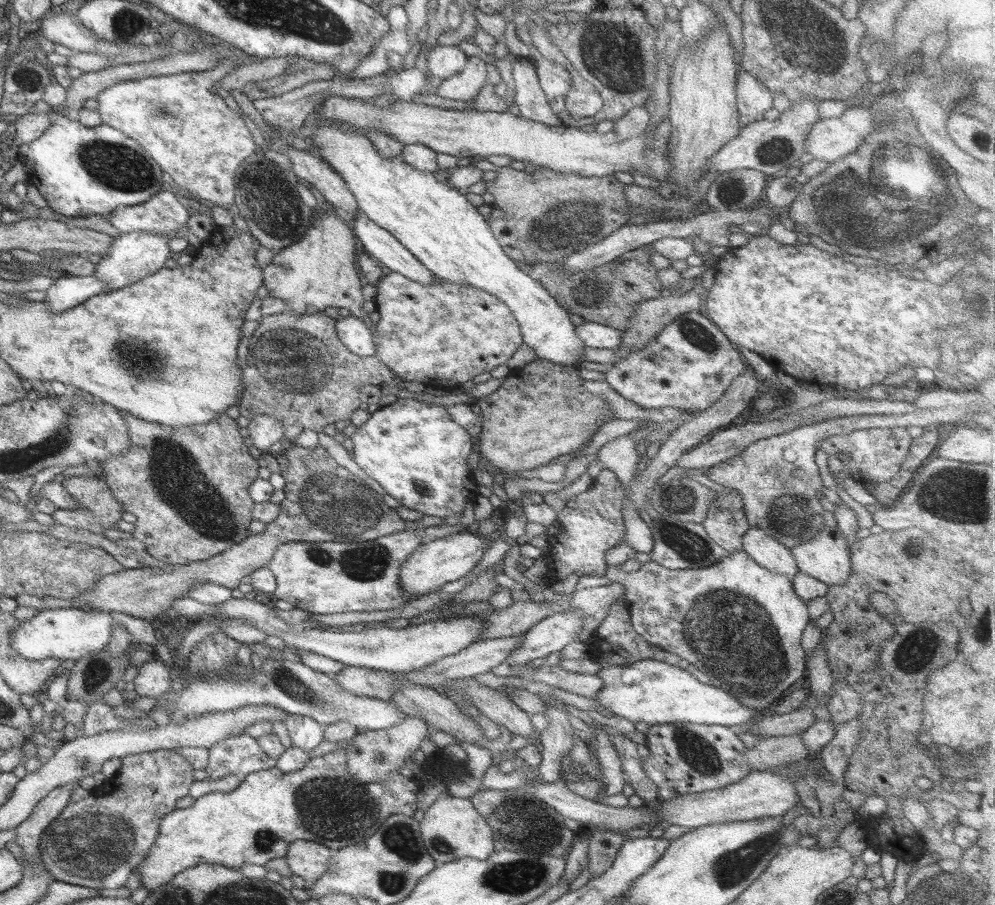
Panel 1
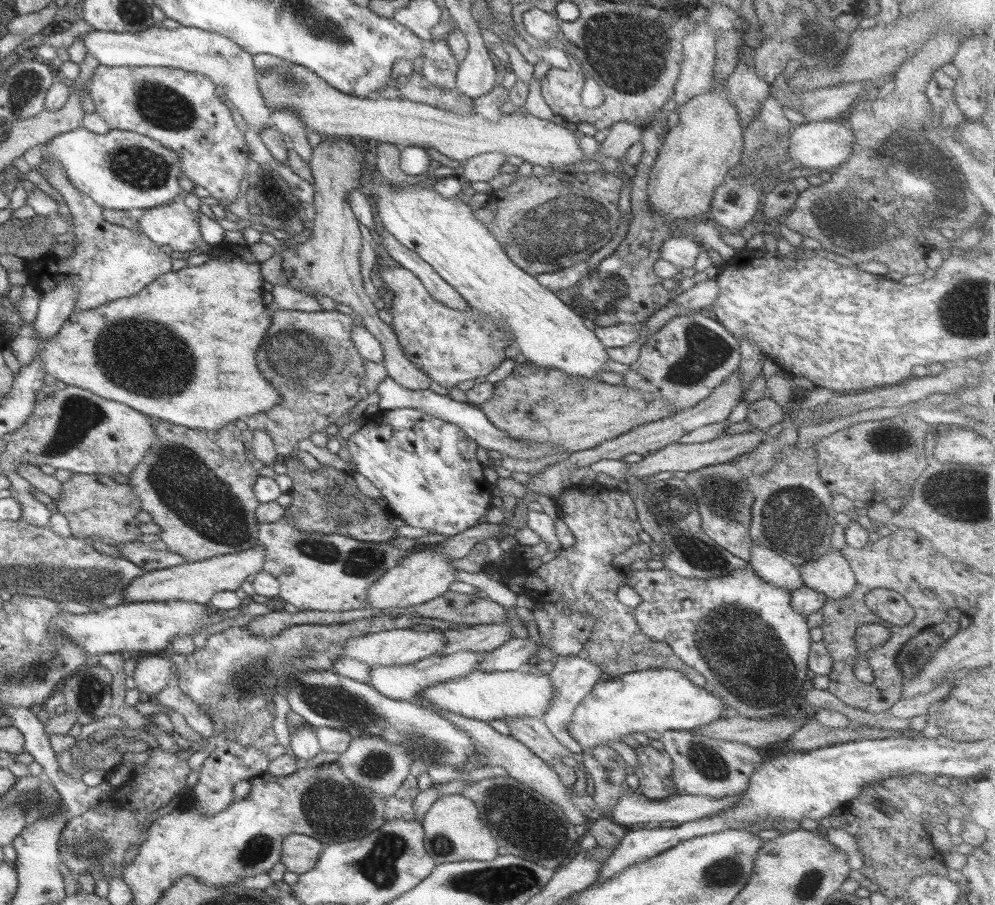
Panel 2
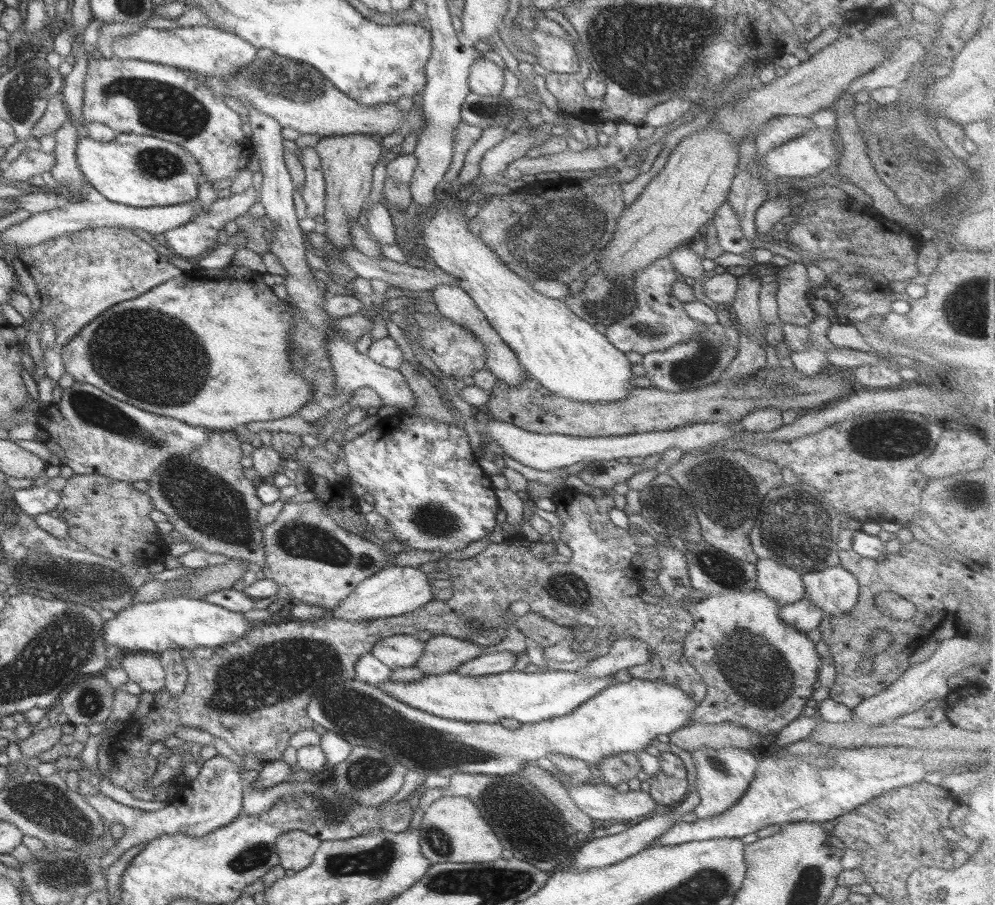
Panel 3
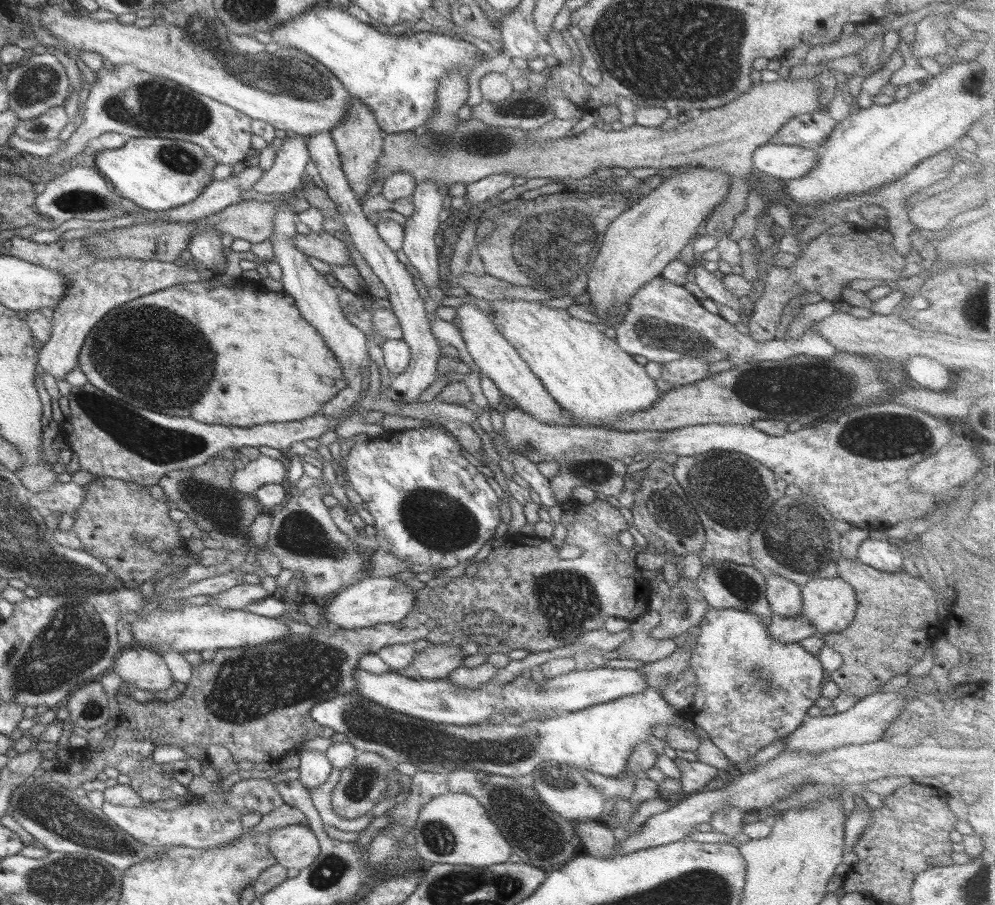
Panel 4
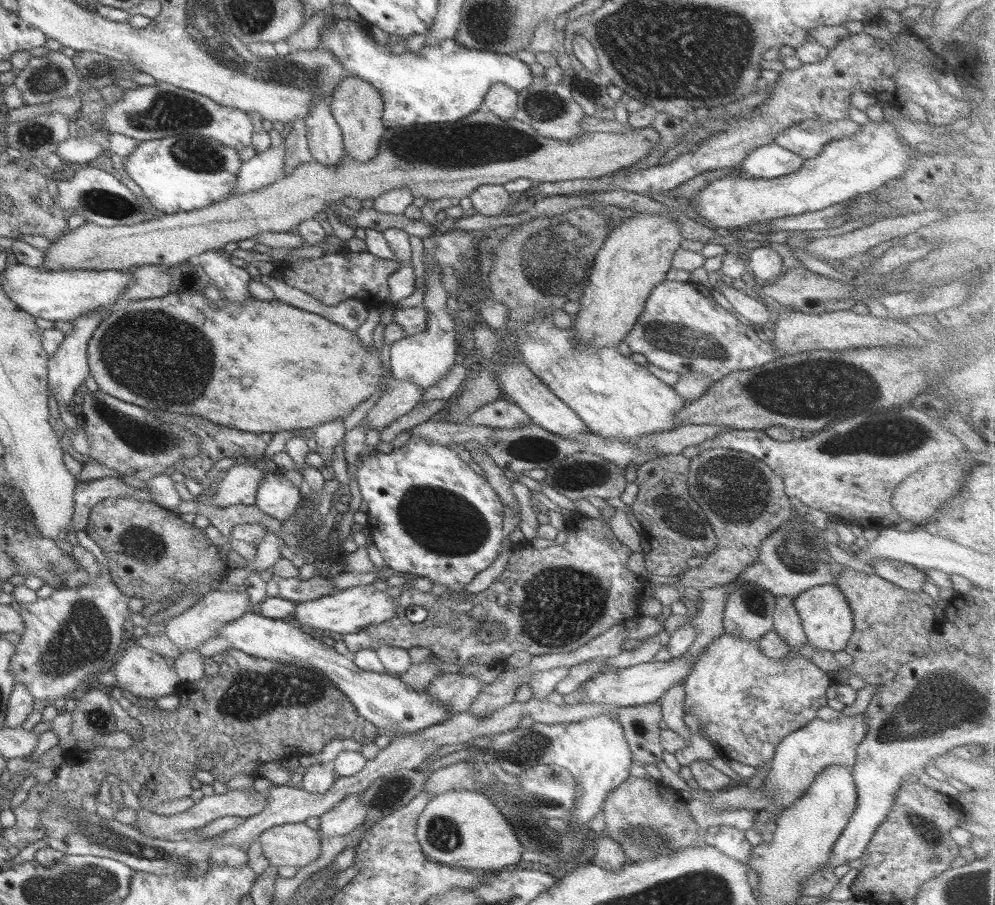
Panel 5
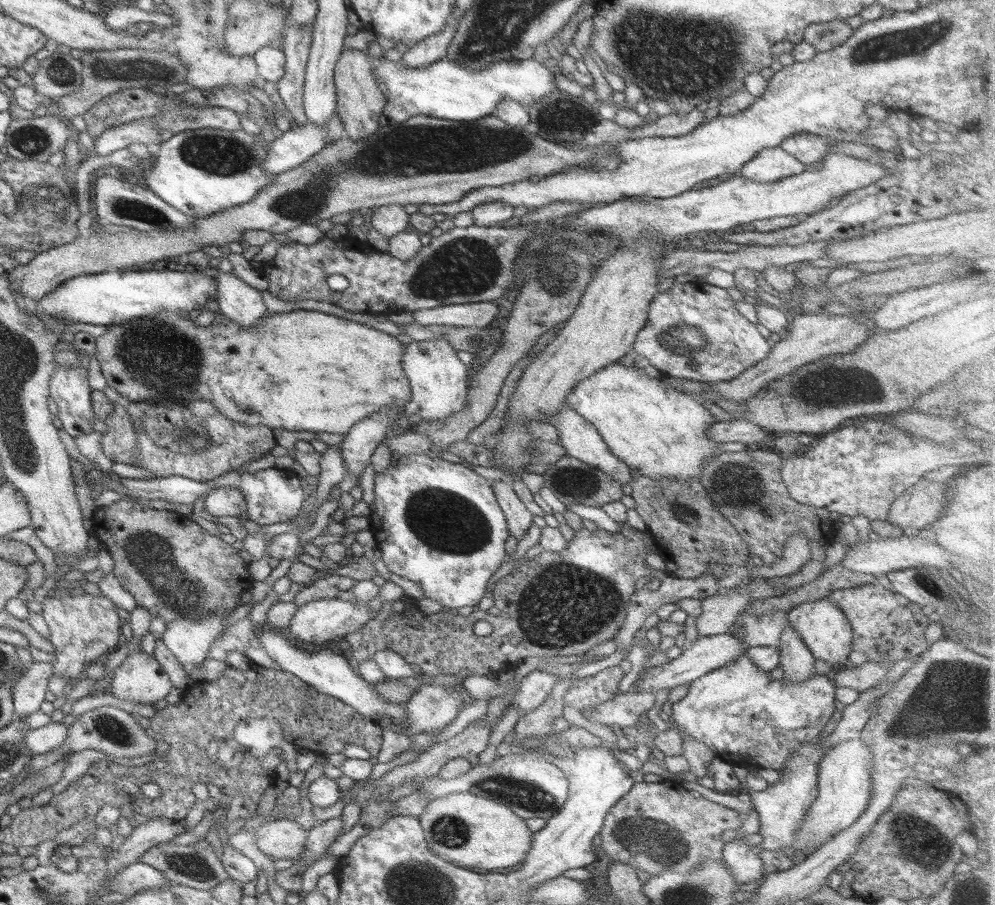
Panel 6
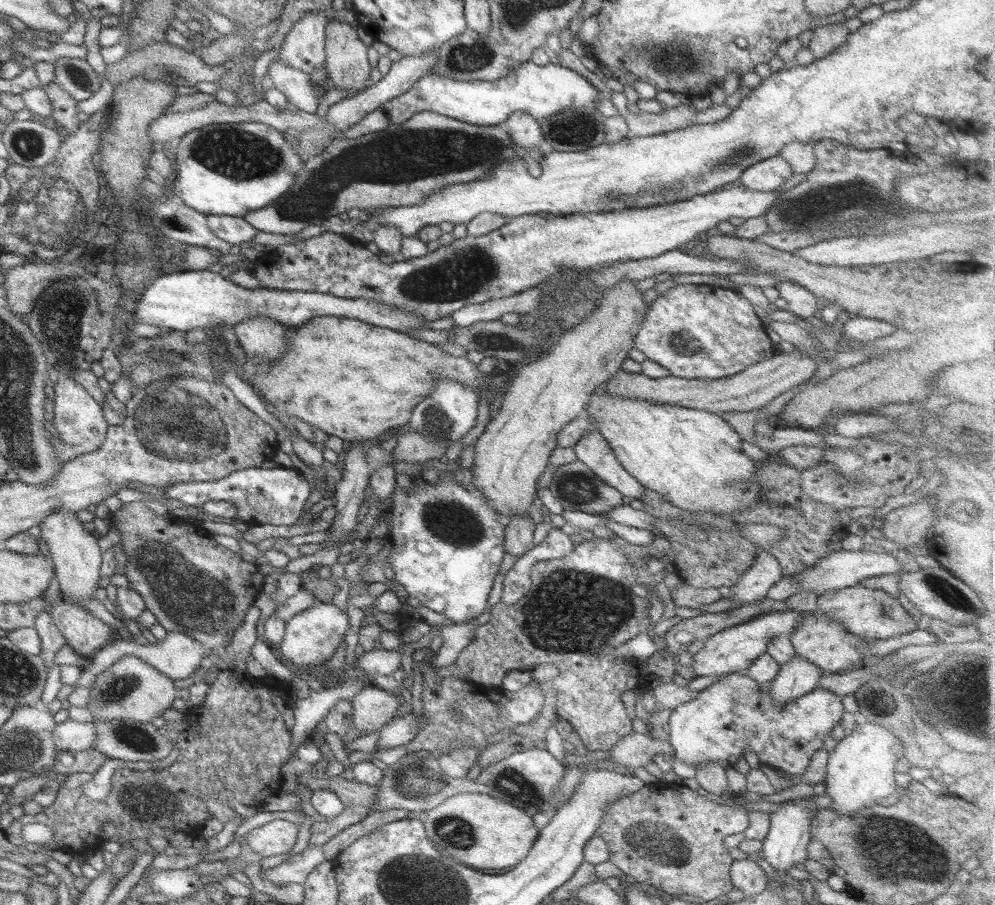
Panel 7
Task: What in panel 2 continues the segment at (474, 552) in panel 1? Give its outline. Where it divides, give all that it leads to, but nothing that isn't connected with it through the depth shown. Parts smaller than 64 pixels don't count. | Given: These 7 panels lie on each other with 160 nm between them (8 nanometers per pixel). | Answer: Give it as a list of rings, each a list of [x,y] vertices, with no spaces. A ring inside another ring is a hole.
[[[420,547],[409,551],[395,566],[393,566],[393,568],[388,568],[383,574],[381,574],[379,579],[375,580],[375,582],[372,582],[368,586],[368,590],[365,593],[366,597],[364,598],[366,608],[373,609],[373,611],[391,611],[391,609],[419,606],[424,602],[433,600],[433,598],[447,591],[449,584],[455,581],[453,577],[453,570],[455,568],[451,567],[447,561],[448,558],[444,554],[432,550],[432,547],[431,549]]]

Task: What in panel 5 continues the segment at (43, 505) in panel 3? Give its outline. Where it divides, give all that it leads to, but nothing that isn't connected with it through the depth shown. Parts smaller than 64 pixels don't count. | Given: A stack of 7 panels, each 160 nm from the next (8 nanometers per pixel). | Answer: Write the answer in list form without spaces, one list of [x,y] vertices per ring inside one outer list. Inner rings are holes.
[[[104,477],[77,484],[73,493],[72,530],[82,530],[87,524],[87,513],[100,500],[111,496],[127,496],[133,500],[149,500],[147,491],[132,488],[118,478]]]

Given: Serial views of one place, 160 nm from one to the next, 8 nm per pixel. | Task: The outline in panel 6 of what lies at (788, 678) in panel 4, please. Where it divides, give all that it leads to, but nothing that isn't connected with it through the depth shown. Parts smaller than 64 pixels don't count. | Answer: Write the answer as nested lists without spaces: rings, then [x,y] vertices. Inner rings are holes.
[[[744,652],[731,664],[706,672],[689,683],[685,696],[671,704],[668,721],[681,736],[703,743],[715,757],[727,764],[779,771],[788,761],[791,750],[796,750],[799,744],[816,740],[821,734],[821,728],[833,714],[835,689],[828,675],[816,674],[799,684],[773,680],[767,672],[761,672]]]

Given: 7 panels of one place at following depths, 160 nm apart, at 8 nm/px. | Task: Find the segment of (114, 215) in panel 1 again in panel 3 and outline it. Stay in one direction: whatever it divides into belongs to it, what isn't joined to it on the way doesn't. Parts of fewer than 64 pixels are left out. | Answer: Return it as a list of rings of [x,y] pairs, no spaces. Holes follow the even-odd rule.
[[[248,187],[239,193],[230,193],[229,196],[222,199],[215,199],[203,212],[196,214],[189,222],[176,226],[175,228],[169,229],[164,232],[165,242],[173,248],[175,256],[187,259],[195,258],[195,256],[203,256],[205,252],[213,250],[218,245],[217,232],[222,230],[223,226],[238,216],[241,216],[249,210],[249,207],[254,203],[258,202],[259,188]]]

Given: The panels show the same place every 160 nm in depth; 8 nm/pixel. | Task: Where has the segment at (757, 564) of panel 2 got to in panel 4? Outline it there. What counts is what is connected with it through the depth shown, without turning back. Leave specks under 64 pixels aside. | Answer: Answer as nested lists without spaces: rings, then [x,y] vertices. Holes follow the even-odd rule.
[[[765,576],[765,598],[772,614],[783,618],[800,616],[800,587],[783,576]]]

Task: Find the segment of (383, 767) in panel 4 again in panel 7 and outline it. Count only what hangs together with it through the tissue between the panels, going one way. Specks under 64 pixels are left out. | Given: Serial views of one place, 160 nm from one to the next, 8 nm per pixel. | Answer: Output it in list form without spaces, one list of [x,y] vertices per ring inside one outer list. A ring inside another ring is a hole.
[[[307,846],[303,852],[290,856],[282,864],[267,870],[261,869],[261,877],[277,887],[291,883],[303,884],[307,874],[323,860],[325,858],[321,853],[321,847]]]

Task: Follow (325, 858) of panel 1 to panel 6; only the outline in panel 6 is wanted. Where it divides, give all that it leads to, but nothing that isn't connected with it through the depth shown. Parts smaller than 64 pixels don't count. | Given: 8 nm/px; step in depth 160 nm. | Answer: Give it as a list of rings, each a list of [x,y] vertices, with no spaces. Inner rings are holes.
[[[292,819],[271,820],[253,830],[256,848],[272,862],[298,860],[305,852],[307,832]]]

